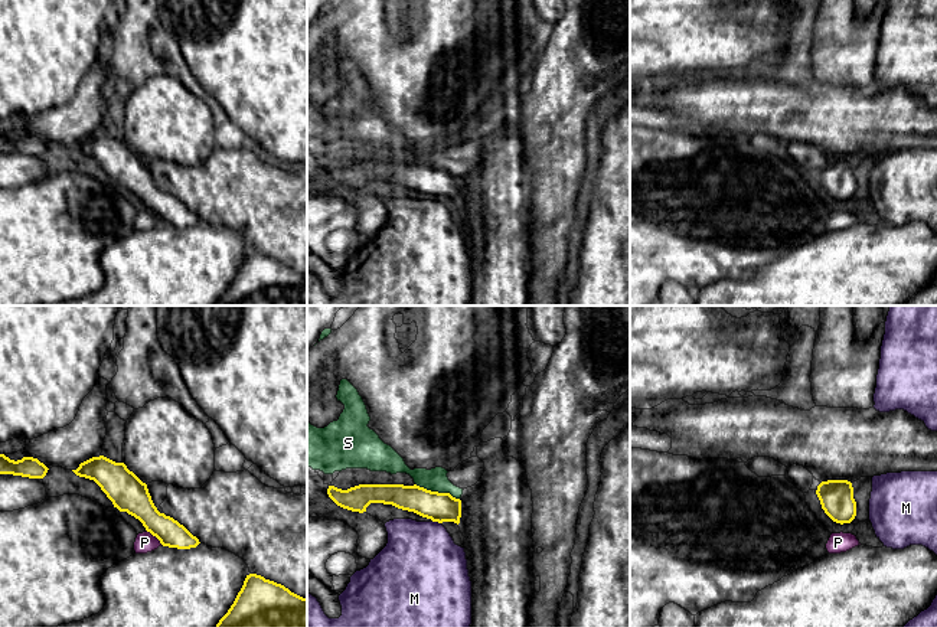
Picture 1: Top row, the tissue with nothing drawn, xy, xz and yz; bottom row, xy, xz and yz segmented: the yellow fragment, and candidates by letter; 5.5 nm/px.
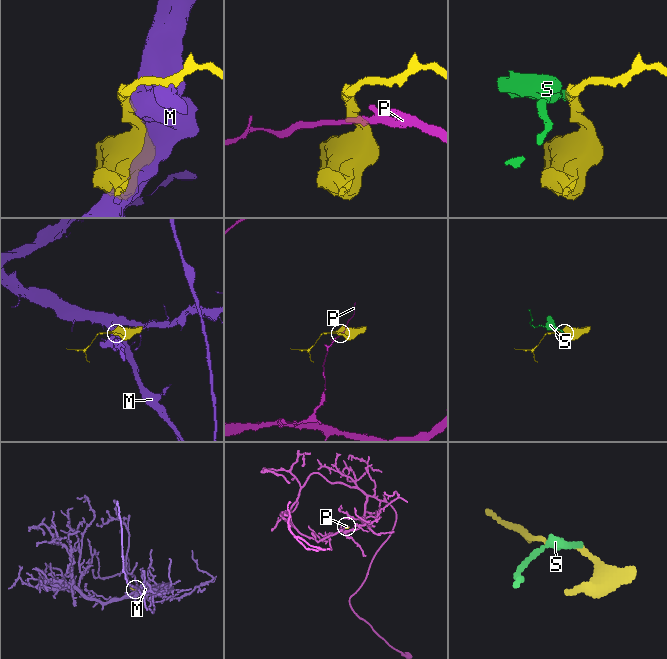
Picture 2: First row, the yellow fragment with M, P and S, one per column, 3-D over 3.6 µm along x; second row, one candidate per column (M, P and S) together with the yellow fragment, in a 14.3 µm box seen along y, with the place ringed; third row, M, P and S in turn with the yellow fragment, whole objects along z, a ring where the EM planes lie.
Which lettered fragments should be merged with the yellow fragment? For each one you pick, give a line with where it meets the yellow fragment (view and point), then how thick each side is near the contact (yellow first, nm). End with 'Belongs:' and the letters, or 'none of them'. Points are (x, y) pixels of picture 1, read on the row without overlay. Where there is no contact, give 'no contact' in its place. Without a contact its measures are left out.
Belongs: none of them

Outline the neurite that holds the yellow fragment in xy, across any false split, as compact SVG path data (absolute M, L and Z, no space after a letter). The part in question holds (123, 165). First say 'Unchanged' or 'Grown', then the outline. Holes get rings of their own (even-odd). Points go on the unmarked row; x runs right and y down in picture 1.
Unchanged. M99 133L81 140L72 148L79 154L94 157L114 184L138 196L163 223L190 226L200 221L183 202L157 187L147 161L130 148L124 140L115 140Z

